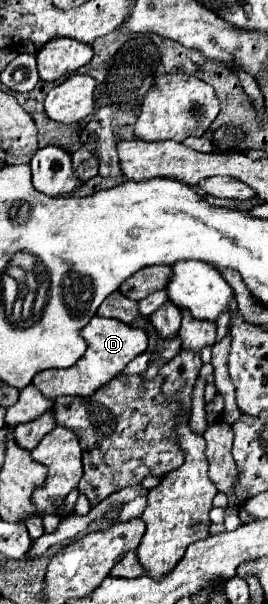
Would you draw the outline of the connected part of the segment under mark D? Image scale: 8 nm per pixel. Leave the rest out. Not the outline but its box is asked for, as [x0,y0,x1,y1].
[32,316,148,398]

